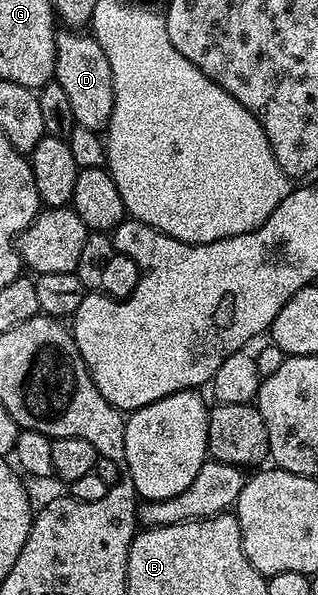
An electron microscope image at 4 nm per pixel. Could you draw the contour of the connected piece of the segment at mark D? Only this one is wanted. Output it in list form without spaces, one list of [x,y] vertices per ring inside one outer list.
[[[78,29],[59,30],[55,34],[54,44],[56,45],[54,79],[64,88],[68,96],[75,124],[97,131],[103,130],[109,123],[114,108],[112,65],[108,65],[108,57],[104,57],[104,49],[100,49],[93,34],[83,33]]]

